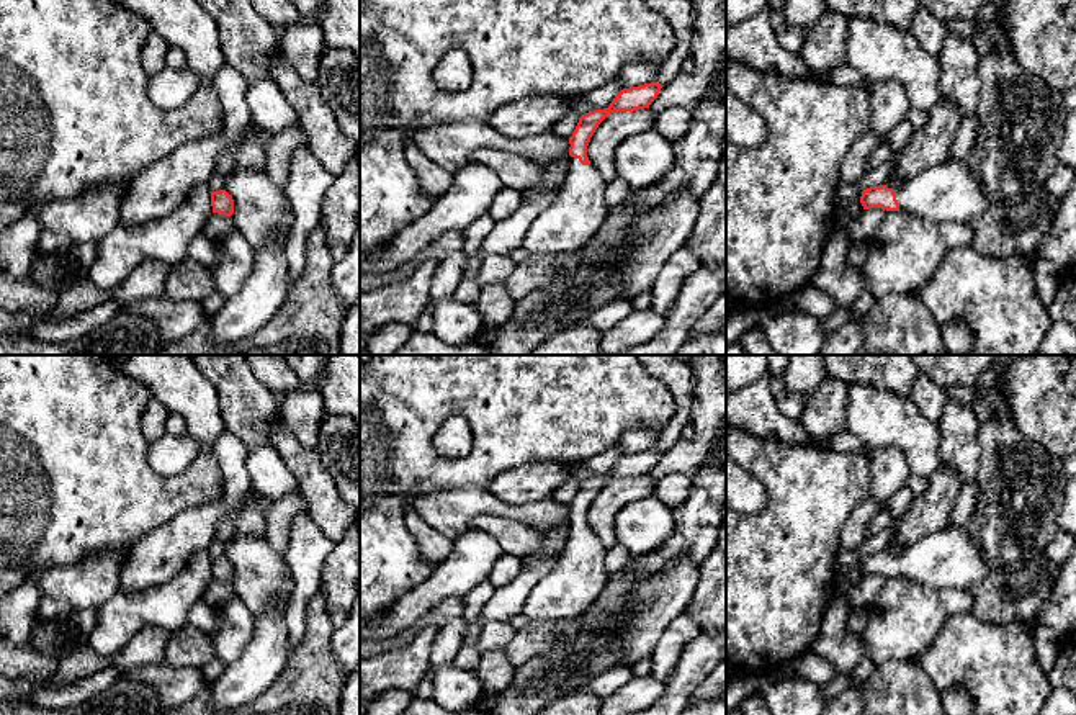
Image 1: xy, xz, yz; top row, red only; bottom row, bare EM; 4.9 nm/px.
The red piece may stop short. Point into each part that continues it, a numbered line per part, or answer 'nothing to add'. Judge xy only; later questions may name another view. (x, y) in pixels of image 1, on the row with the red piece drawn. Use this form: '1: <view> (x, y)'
nothing to add

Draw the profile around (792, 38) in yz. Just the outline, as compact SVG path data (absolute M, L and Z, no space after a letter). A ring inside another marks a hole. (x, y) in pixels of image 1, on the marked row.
M788 25L777 34L778 43L793 54L800 54L805 44L805 31Z

